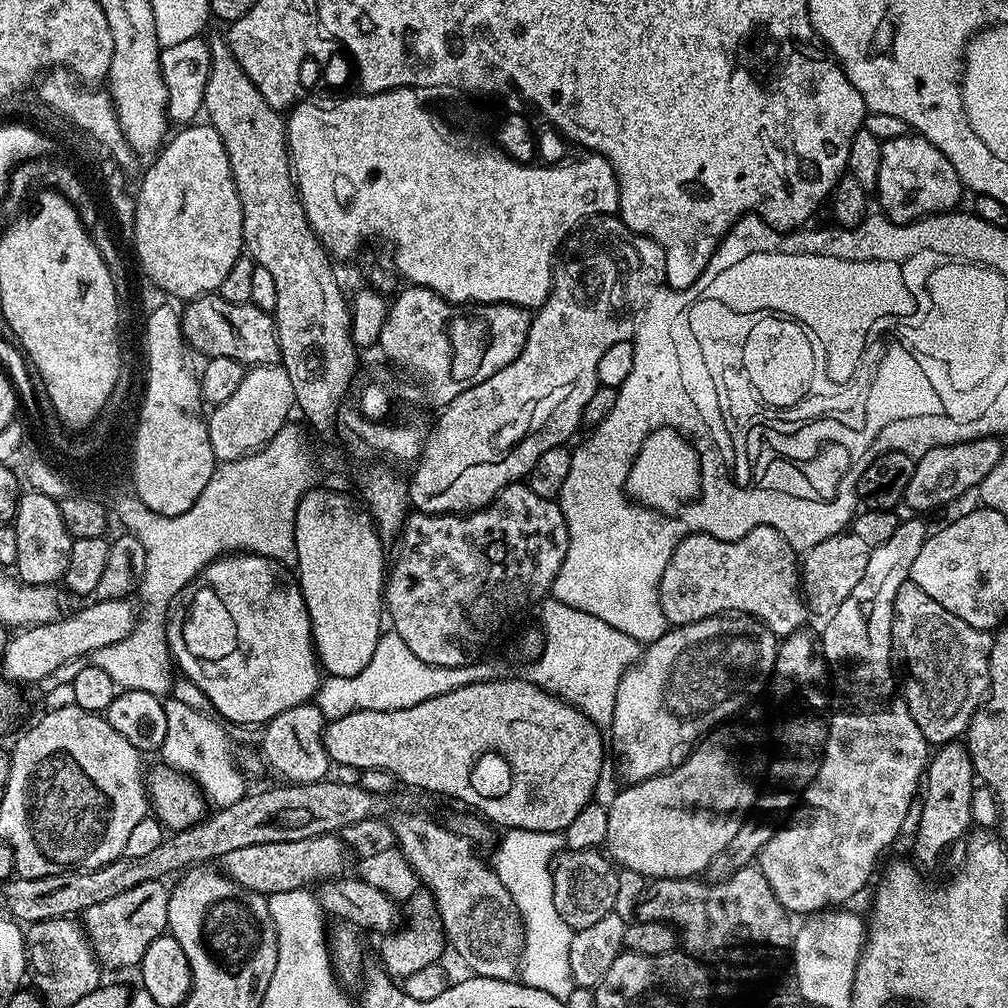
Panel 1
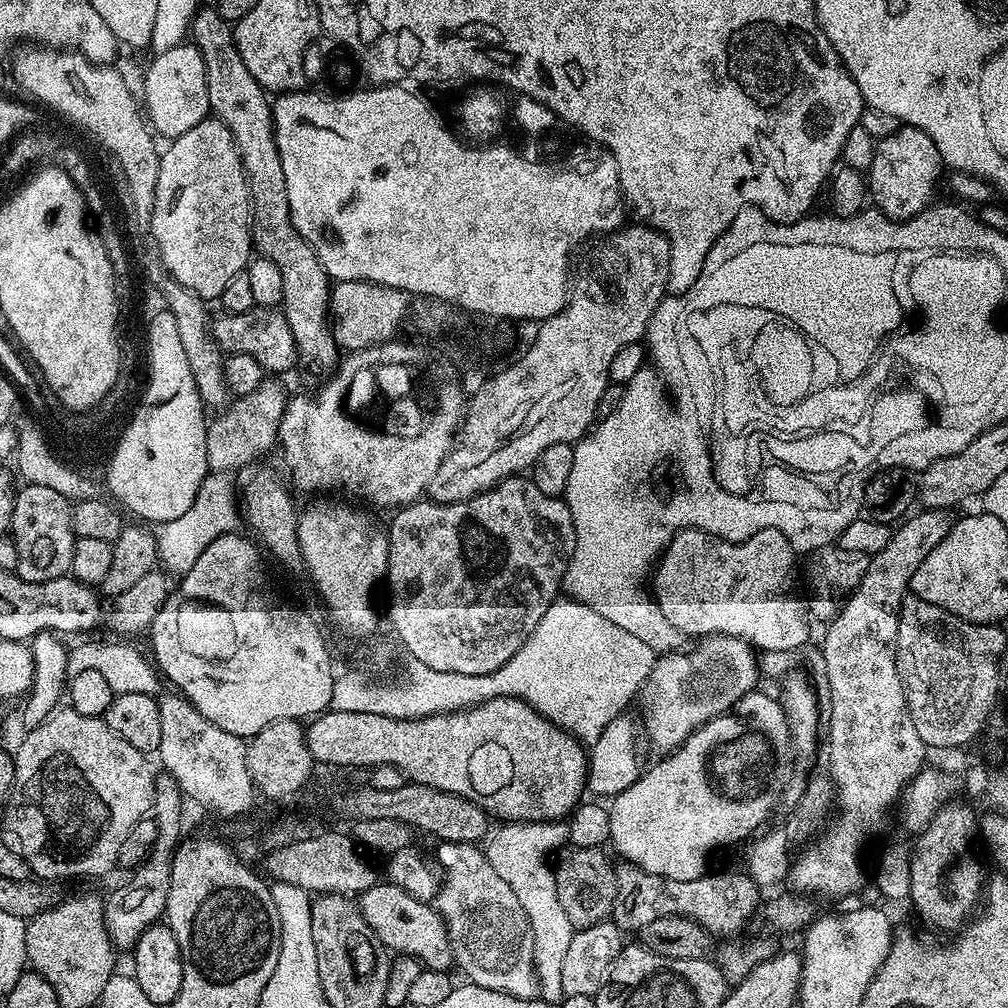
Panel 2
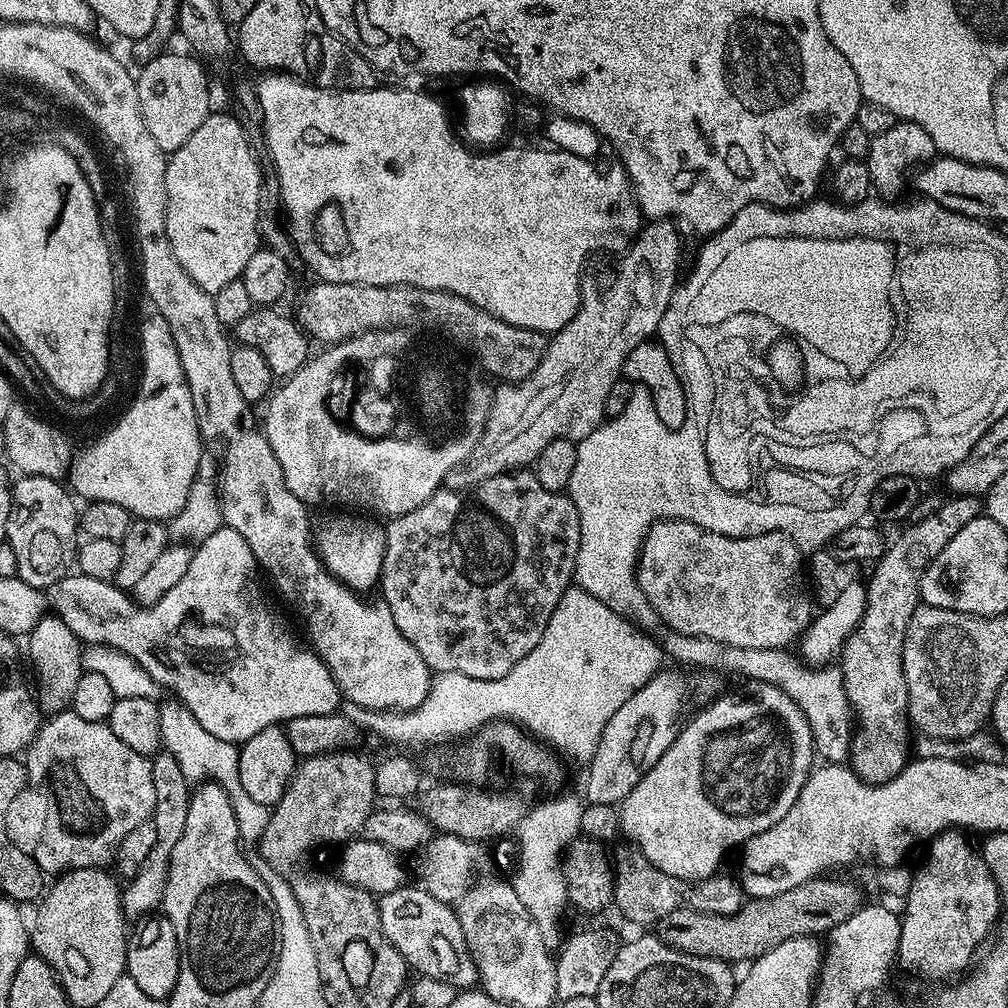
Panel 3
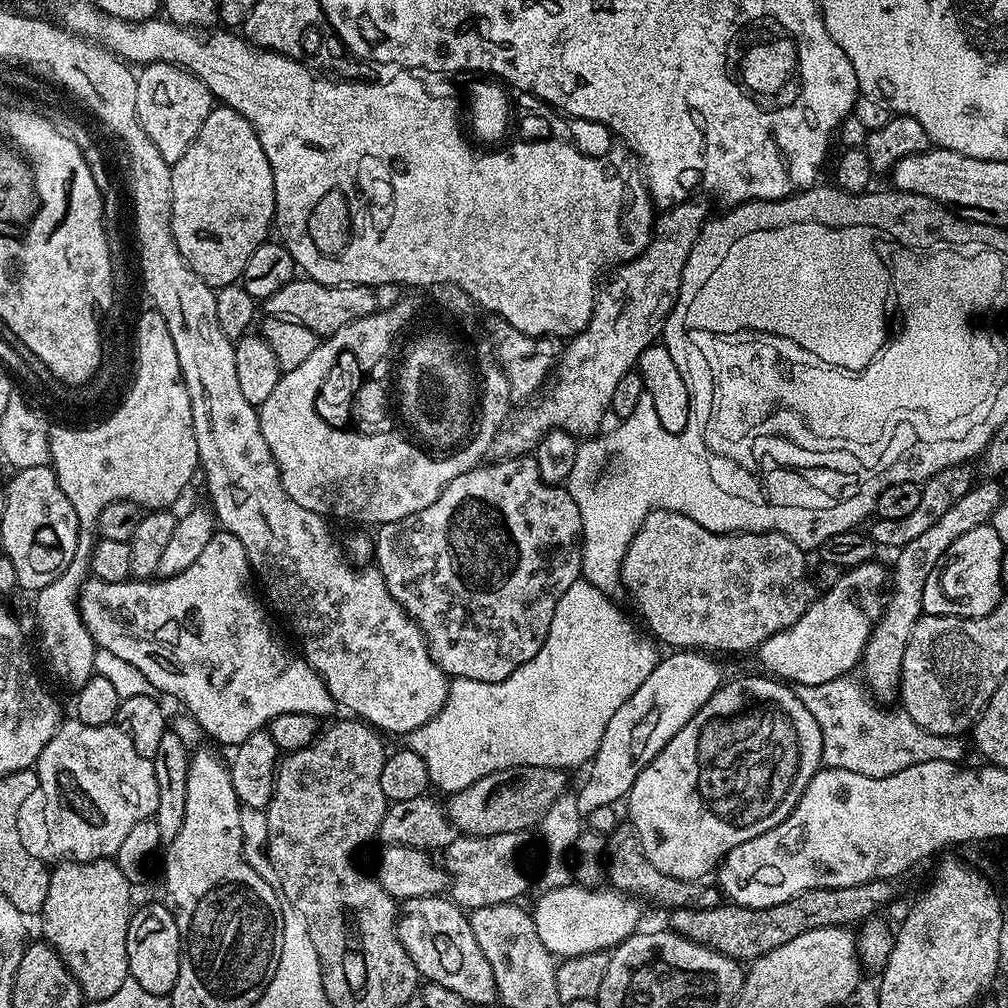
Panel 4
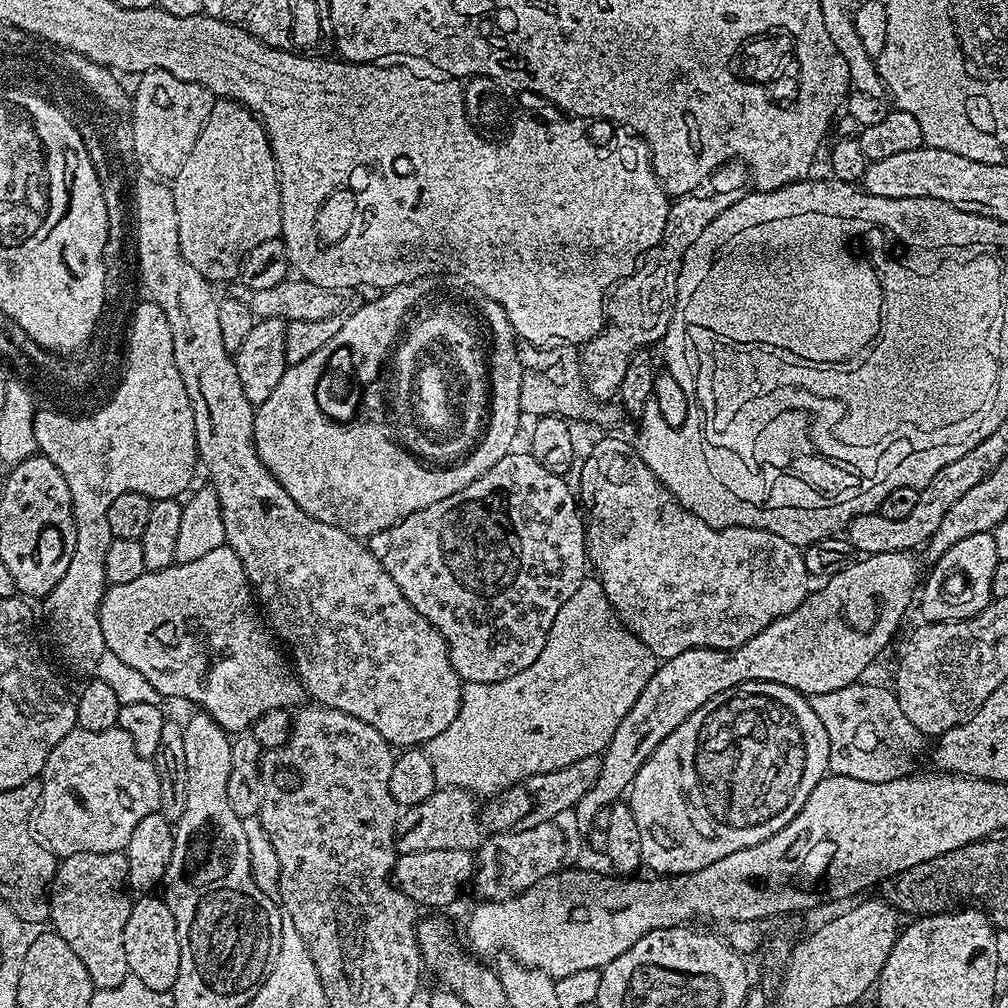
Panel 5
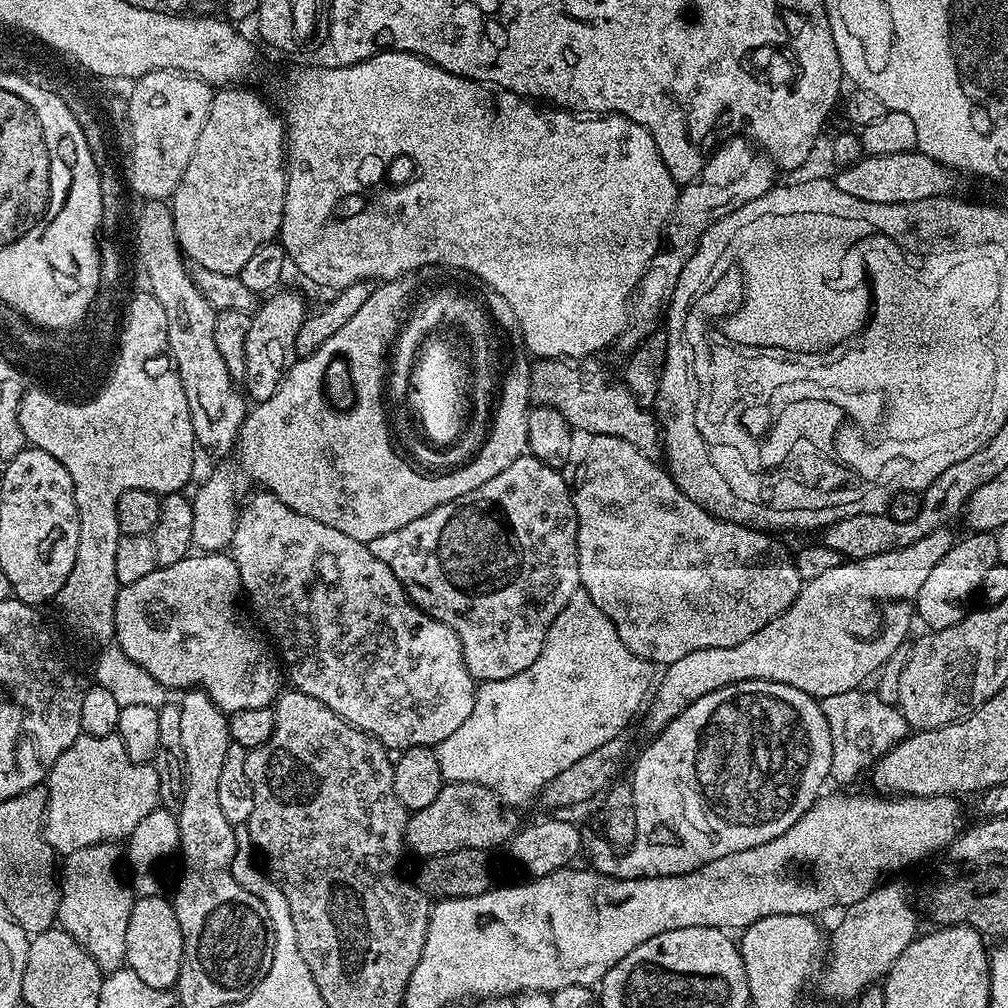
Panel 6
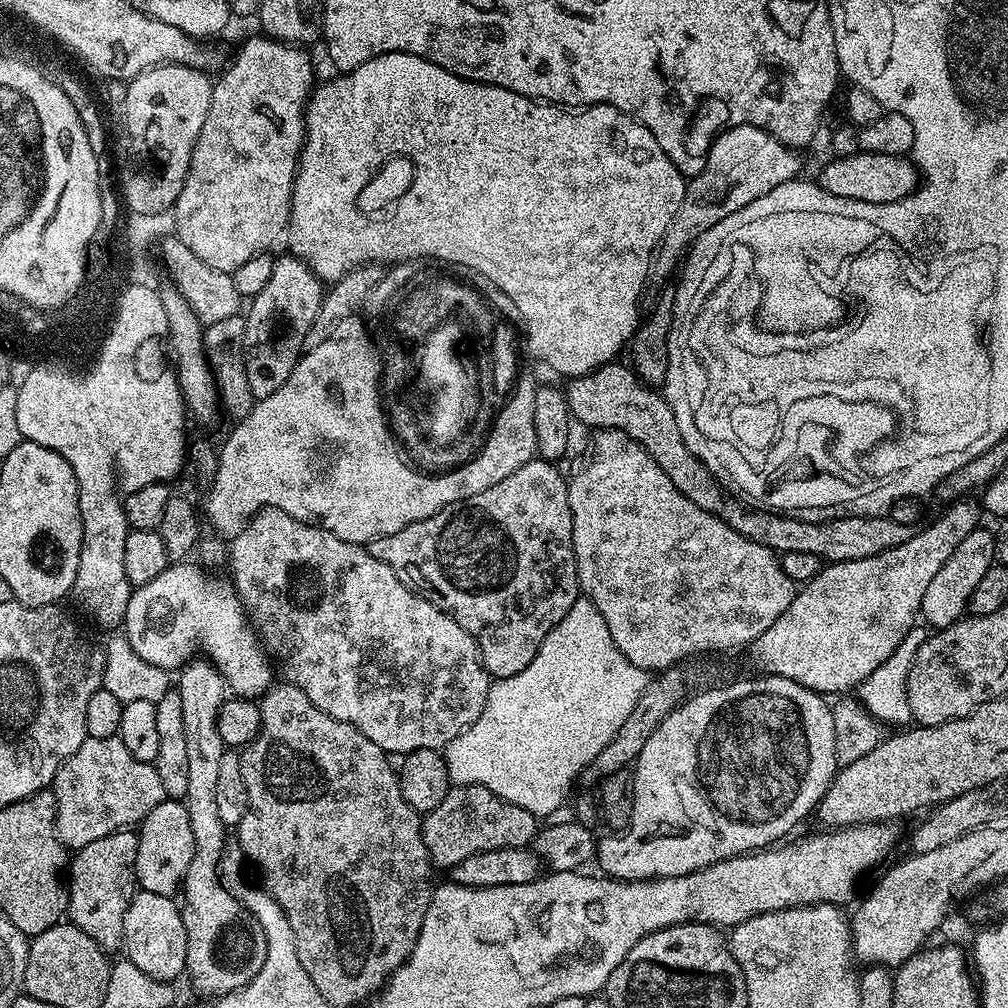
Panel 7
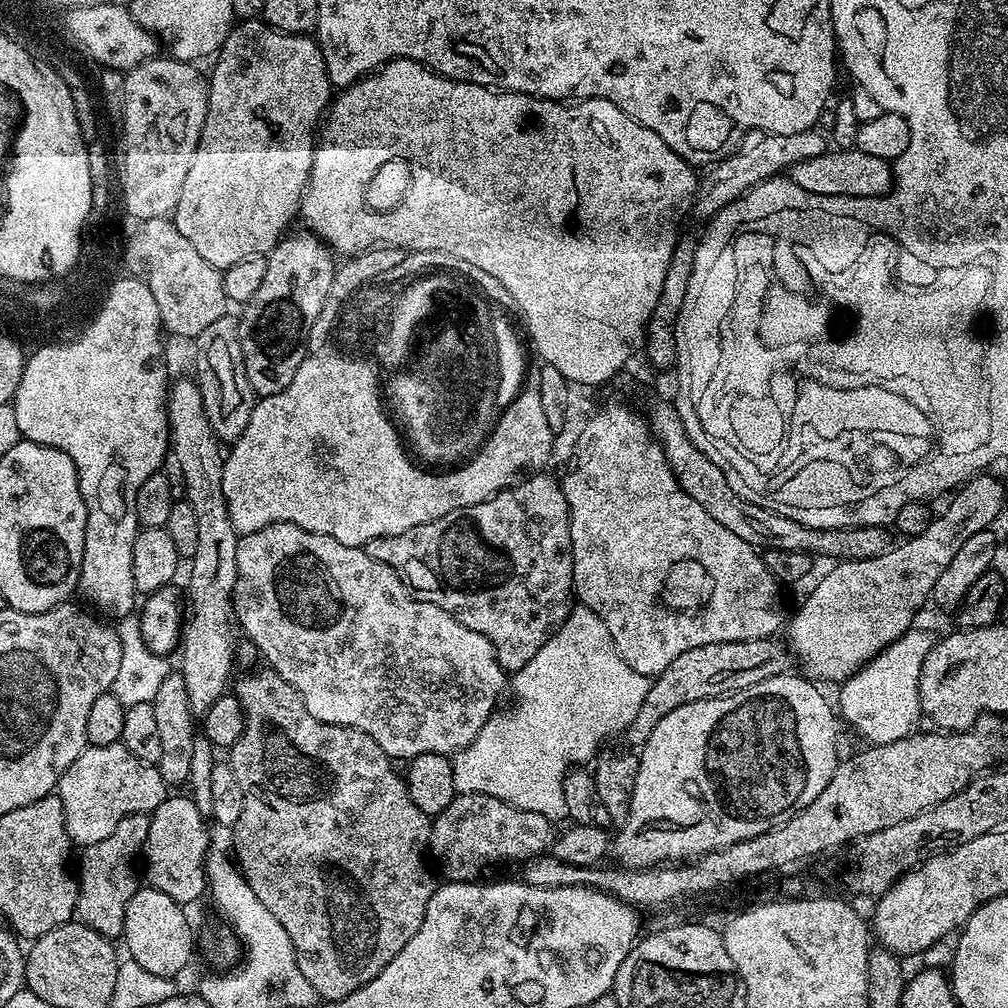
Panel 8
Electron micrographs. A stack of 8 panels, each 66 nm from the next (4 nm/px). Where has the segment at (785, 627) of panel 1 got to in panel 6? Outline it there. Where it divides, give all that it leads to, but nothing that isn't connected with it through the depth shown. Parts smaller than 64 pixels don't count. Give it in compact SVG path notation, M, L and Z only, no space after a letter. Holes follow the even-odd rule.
M594 436L594 437L591 437L591 439L589 439L589 440L588 440L588 441L587 441L587 442L588 442L588 443L589 443L589 444L588 444L588 449L586 449L586 450L585 450L585 452L584 452L584 469L582 469L582 470L581 470L581 472L580 472L580 481L578 481L578 482L577 482L577 484L574 484L574 487L573 487L573 488L572 488L572 501L573 501L573 502L574 502L574 510L575 510L575 511L576 511L576 521L577 521L577 522L578 522L578 538L577 538L577 539L576 539L576 545L577 545L577 546L578 546L578 570L579 570L579 571L580 571L580 587L581 587L581 589L583 589L583 591L585 591L585 592L587 592L587 594L588 594L588 597L590 597L590 599L591 599L591 600L593 600L593 602L595 602L595 603L596 603L596 605L597 605L597 606L598 606L598 610L602 610L602 614L606 614L606 618L610 618L610 622L614 622L614 630L615 630L615 631L616 631L616 633L617 633L617 634L618 634L618 638L622 638L622 642L623 642L623 643L624 643L624 644L625 644L625 646L627 646L627 648L629 648L629 649L630 649L630 651L631 651L631 652L633 652L633 653L634 653L634 654L638 654L638 655L639 655L639 656L641 656L641 658L643 658L643 660L650 660L650 661L652 661L652 663L653 663L653 665L656 665L656 666L667 666L667 665L670 665L670 664L673 664L673 663L674 663L674 662L678 662L678 658L686 658L686 654L690 654L690 653L691 653L691 652L693 652L693 651L694 651L694 650L706 650L706 649L707 649L707 648L713 648L713 647L714 647L714 646L738 646L738 642L746 642L746 638L750 638L750 634L758 634L758 630L762 630L762 626L766 626L766 622L770 622L770 621L771 621L771 620L773 620L773 619L774 619L774 618L778 618L778 614L782 614L782 613L783 613L783 612L785 612L785 611L786 611L786 609L788 609L788 607L789 607L789 606L790 606L790 605L792 605L792 604L793 604L793 603L794 603L794 601L796 601L796 599L798 599L798 598L799 598L799 596L800 596L800 586L801 586L801 583L802 583L802 581L801 581L801 578L800 578L800 575L799 575L799 574L798 574L798 570L797 570L797 569L796 569L796 562L795 562L795 559L794 559L794 556L793 556L793 553L792 553L792 552L791 552L791 551L789 551L789 552L787 552L787 550L786 550L786 549L784 549L784 548L783 548L783 546L782 546L782 545L780 545L780 544L779 544L779 542L778 542L778 541L776 541L776 540L775 540L775 538L774 538L774 537L772 537L772 536L767 536L767 534L766 534L766 533L764 533L764 532L759 532L759 530L758 530L758 529L756 529L756 528L747 528L747 526L746 526L746 525L744 525L744 524L731 524L731 522L730 522L730 521L728 521L728 520L720 520L720 519L724 519L724 518L717 518L717 517L716 517L716 516L715 516L715 515L713 515L713 513L710 513L710 512L708 512L708 511L707 511L707 510L706 510L706 509L704 509L704 508L703 508L703 507L702 507L702 506L701 506L701 505L700 505L700 504L695 504L695 502L693 502L693 500L691 500L691 498L690 498L690 497L689 497L689 496L687 496L687 495L686 495L686 494L685 494L685 493L684 493L684 491L682 491L682 490L681 490L681 489L680 489L680 488L679 488L679 487L678 487L678 485L676 485L676 483L675 483L675 482L674 482L674 481L672 481L672 478L671 478L671 475L669 475L669 473L668 473L668 472L667 472L667 471L665 471L665 469L664 469L664 468L663 468L663 467L661 467L661 465L660 465L660 464L659 464L659 463L657 463L657 461L655 461L655 460L651 460L651 459L650 459L650 458L646 458L646 454L642 454L642 450L638 450L638 446L634 446L634 445L633 445L633 444L631 444L631 443L630 443L630 442L626 442L626 441L625 441L625 440L623 440L623 439L622 439L622 438L614 438L614 437L613 437L613 436Z

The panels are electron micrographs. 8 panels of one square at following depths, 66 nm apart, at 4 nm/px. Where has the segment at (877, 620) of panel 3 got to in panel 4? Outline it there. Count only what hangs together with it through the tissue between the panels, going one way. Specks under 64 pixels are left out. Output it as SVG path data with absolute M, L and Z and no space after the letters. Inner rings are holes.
M992 478L985 479L985 484L977 483L930 530L926 530L919 538L914 538L914 542L906 542L895 553L896 569L890 572L890 595L887 597L884 613L880 615L880 621L874 626L870 638L864 647L864 654L860 657L858 665L859 671L864 671L863 683L869 693L877 692L880 696L888 696L897 691L900 686L900 671L902 670L902 654L906 654L906 642L910 638L910 630L914 630L914 622L924 611L922 606L922 590L926 590L926 578L930 570L946 554L946 550L955 540L962 538L966 530L974 530L974 526L982 526L991 521L992 515L998 510L1002 489L997 481ZM868 683L868 684L867 684Z

